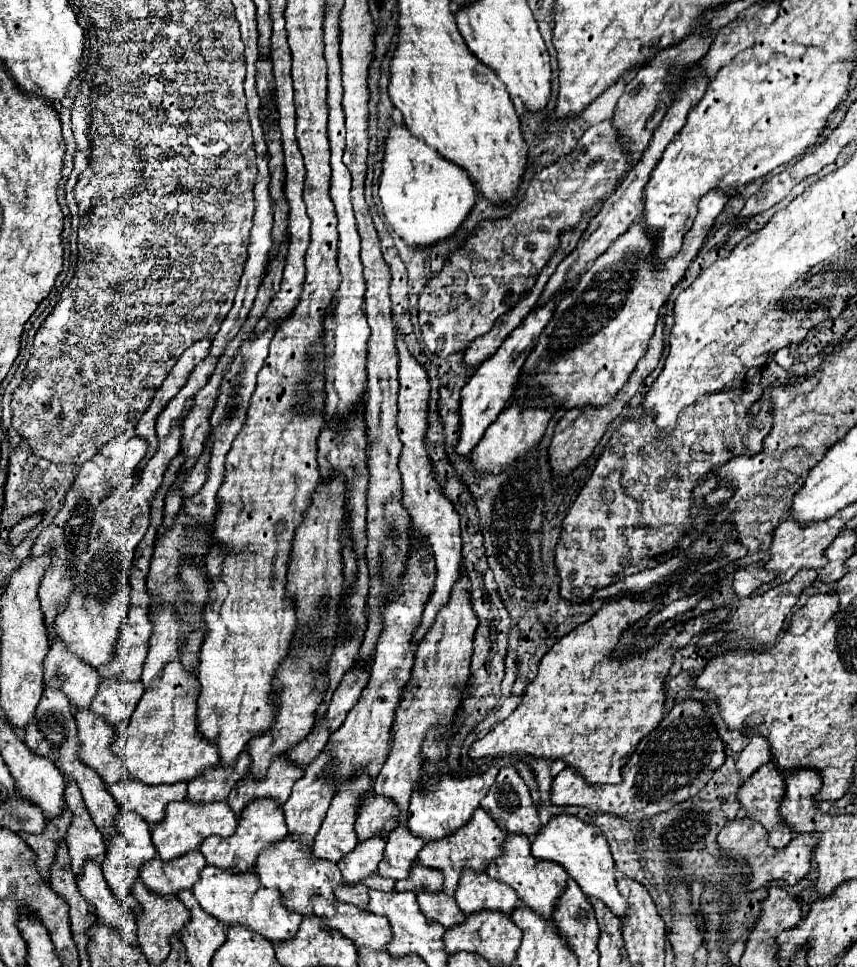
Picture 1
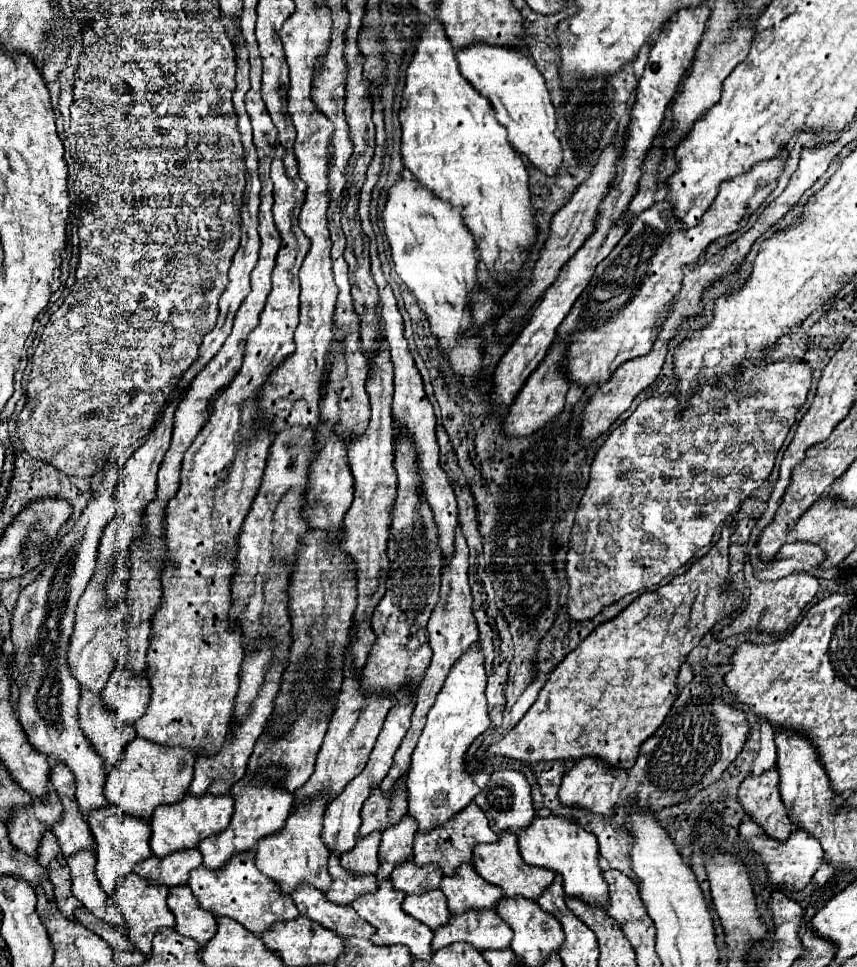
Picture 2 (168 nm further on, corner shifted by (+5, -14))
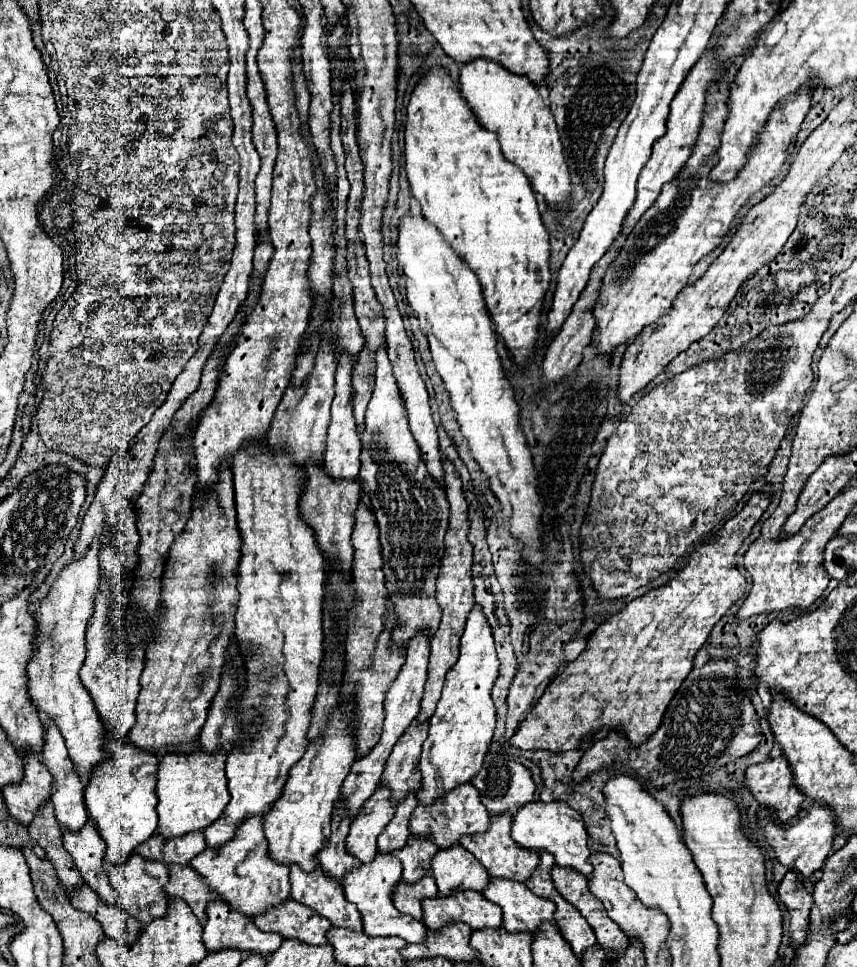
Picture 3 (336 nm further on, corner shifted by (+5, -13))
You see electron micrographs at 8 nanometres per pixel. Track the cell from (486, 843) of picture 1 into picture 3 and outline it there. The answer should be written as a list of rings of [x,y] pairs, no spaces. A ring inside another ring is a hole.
[[[468,784],[468,786],[456,786],[452,794],[444,794],[444,802],[436,802],[436,806],[420,806],[412,812],[410,818],[410,832],[416,836],[426,836],[432,842],[438,844],[438,848],[452,846],[460,840],[464,834],[474,834],[474,832],[484,832],[490,826],[490,814],[480,802],[478,790]]]

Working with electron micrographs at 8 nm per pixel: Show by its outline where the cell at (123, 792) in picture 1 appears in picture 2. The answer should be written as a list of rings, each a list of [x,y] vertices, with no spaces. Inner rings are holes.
[[[136,737],[124,751],[122,761],[118,767],[108,775],[104,795],[110,803],[118,805],[124,813],[148,821],[156,807],[172,805],[184,799],[194,771],[196,759],[192,757],[190,749],[182,747],[158,747],[148,743],[146,739]]]

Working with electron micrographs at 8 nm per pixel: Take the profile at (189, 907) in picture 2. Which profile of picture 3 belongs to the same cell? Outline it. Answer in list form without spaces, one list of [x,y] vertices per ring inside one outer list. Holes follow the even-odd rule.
[[[168,866],[170,880],[164,886],[164,892],[168,898],[184,898],[196,918],[204,924],[206,922],[206,906],[208,902],[216,900],[216,894],[200,882],[200,874],[192,870],[192,866]]]

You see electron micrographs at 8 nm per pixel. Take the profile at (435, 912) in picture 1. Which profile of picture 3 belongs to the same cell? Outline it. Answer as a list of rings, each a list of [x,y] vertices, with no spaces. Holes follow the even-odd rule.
[[[426,876],[426,878],[420,878],[420,882],[414,882],[412,886],[408,886],[408,882],[404,882],[404,880],[400,880],[396,884],[392,902],[400,912],[410,914],[412,918],[420,920],[422,918],[420,902],[424,898],[434,898],[434,896],[438,896],[436,882],[434,882],[432,876]]]

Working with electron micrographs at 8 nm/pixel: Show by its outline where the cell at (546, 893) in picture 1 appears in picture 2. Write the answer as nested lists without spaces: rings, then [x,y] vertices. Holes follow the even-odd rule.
[[[506,831],[500,835],[500,839],[496,843],[488,843],[488,845],[478,845],[474,847],[474,867],[476,873],[480,877],[484,877],[484,881],[500,887],[504,891],[506,897],[524,897],[530,901],[536,901],[546,887],[550,887],[550,883],[554,881],[554,871],[544,869],[544,867],[532,867],[526,865],[520,851],[518,851],[518,837],[512,831]]]

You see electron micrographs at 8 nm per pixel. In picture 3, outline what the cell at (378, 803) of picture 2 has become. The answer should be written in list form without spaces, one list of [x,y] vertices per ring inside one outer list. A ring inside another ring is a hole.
[[[412,722],[398,744],[394,746],[386,770],[382,774],[382,784],[392,788],[392,804],[398,804],[408,790],[416,792],[420,788],[420,752],[428,738],[428,722]]]

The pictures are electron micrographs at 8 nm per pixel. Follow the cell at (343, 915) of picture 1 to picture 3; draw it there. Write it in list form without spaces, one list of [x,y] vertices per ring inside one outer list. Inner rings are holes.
[[[290,866],[290,886],[290,894],[296,902],[314,908],[334,926],[362,932],[360,912],[344,898],[342,884],[338,880],[330,880],[330,876],[326,876],[320,866],[312,872]]]

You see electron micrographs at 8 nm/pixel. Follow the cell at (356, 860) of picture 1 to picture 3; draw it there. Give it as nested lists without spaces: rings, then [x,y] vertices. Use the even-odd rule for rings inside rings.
[[[378,786],[350,824],[346,848],[352,856],[356,856],[364,864],[374,860],[378,852],[376,836],[394,816],[394,806],[390,802],[390,796],[392,790],[388,790],[388,786]]]

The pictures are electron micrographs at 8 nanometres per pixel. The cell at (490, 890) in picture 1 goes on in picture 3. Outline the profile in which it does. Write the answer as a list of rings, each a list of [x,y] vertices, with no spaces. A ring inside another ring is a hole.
[[[460,844],[438,850],[432,858],[432,876],[442,896],[450,896],[456,890],[482,892],[490,882],[484,866]]]

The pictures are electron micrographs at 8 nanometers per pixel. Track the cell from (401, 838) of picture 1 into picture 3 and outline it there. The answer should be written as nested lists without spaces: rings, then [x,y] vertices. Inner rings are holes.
[[[414,792],[406,794],[406,798],[396,804],[394,818],[380,832],[380,838],[378,838],[378,850],[380,852],[388,854],[388,852],[392,852],[396,848],[402,848],[406,844],[406,840],[410,836],[408,822],[410,822],[410,816],[412,816],[414,808],[416,808],[416,794]]]

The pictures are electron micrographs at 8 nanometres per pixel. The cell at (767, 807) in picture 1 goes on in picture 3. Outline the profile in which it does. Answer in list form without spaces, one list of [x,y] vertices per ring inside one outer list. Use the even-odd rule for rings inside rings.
[[[784,756],[748,766],[746,786],[762,806],[776,810],[780,822],[794,818],[804,802],[804,794],[796,788],[792,768]]]

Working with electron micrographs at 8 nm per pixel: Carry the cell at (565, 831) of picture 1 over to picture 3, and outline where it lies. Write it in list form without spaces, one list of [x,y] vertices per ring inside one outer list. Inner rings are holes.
[[[552,800],[552,802],[530,802],[530,806],[522,806],[522,810],[516,812],[512,822],[512,838],[528,848],[528,850],[546,850],[554,856],[556,864],[562,868],[574,868],[580,870],[584,876],[592,874],[592,866],[588,864],[588,834],[582,822],[582,816],[572,810],[566,802]]]

